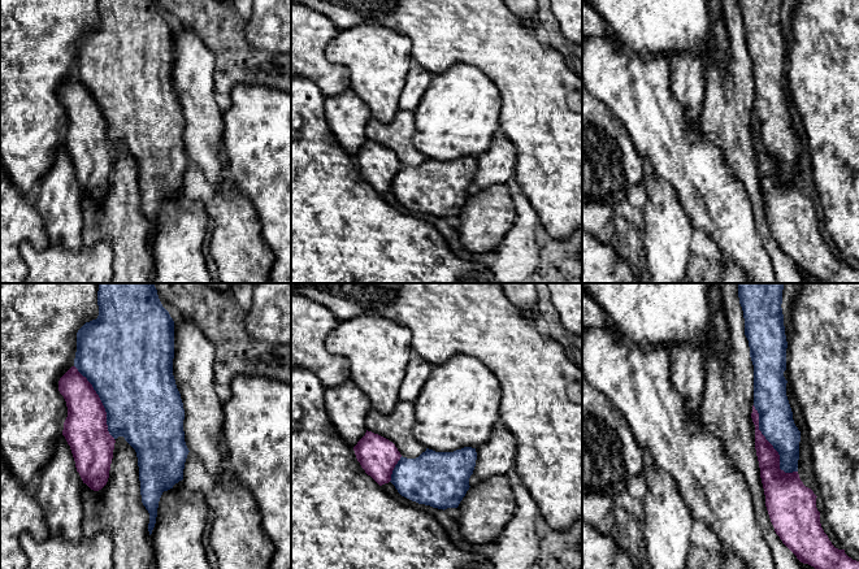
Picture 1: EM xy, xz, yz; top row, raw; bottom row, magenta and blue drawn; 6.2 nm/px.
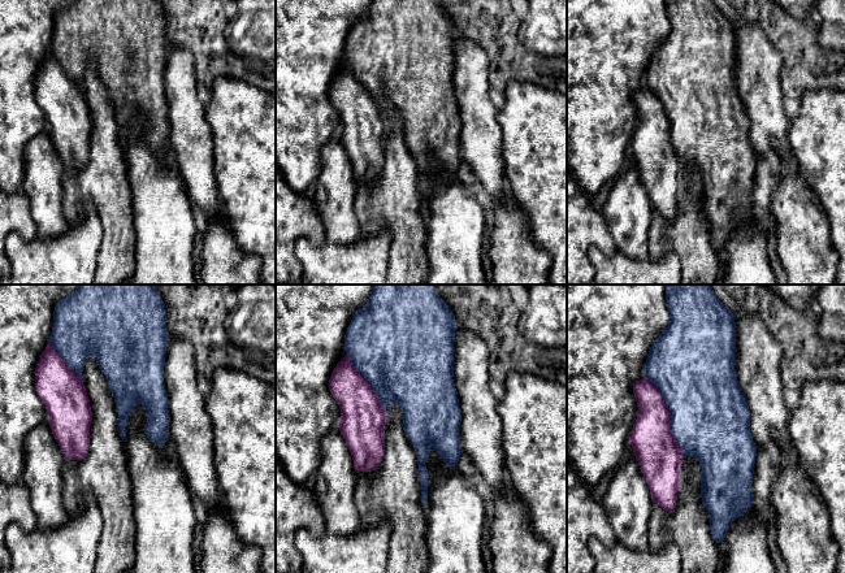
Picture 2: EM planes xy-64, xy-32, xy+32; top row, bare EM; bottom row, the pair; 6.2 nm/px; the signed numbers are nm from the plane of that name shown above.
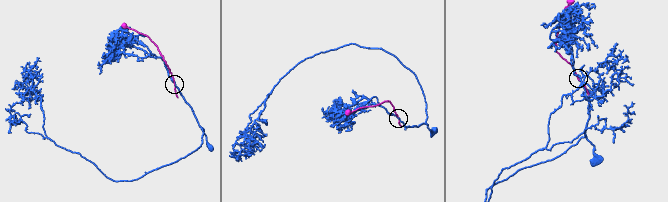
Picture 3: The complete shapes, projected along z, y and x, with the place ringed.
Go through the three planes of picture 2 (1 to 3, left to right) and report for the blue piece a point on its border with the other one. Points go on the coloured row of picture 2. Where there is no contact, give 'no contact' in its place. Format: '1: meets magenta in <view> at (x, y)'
1: meets magenta in xy-64 at (64, 363)
2: meets magenta in xy-32 at (369, 386)
3: meets magenta in xy+32 at (670, 417)

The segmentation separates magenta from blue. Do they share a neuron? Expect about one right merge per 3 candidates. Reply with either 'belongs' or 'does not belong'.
does not belong

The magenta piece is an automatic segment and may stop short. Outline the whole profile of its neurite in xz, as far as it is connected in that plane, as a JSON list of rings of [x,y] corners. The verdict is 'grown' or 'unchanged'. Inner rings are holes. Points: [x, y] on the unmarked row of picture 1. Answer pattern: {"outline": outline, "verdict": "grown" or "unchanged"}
{"outline": [[[372,140],[353,156],[357,170],[379,195],[391,190],[391,183],[402,164],[392,151]]], "verdict": "unchanged"}

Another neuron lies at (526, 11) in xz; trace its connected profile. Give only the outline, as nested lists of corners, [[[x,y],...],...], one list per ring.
[[[504,0],[504,3],[528,27],[537,29],[541,21],[537,0]]]

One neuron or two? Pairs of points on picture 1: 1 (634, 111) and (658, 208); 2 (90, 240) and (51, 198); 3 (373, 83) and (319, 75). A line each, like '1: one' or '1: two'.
1: two
2: two
3: two

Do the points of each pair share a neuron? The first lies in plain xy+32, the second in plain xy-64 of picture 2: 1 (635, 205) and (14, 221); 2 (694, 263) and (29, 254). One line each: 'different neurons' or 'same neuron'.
1: different neurons
2: different neurons

